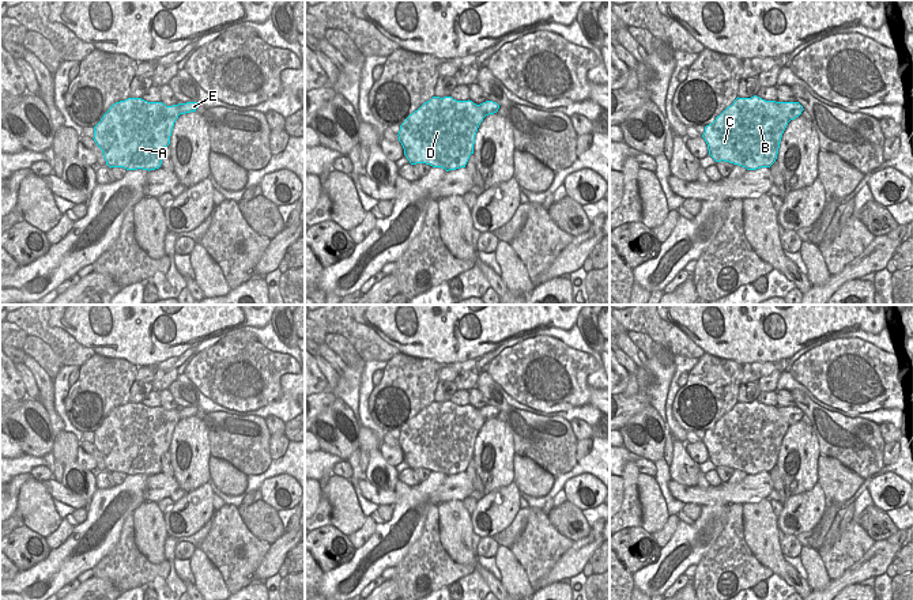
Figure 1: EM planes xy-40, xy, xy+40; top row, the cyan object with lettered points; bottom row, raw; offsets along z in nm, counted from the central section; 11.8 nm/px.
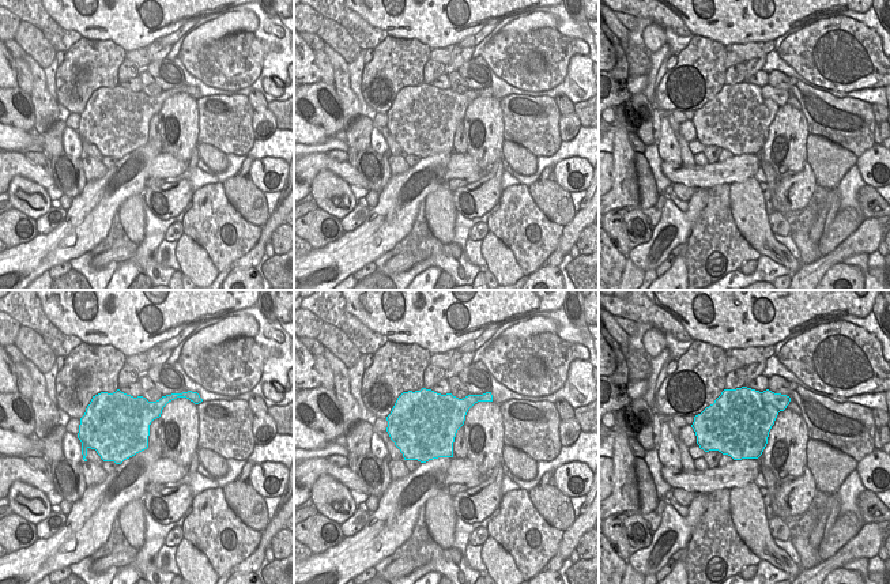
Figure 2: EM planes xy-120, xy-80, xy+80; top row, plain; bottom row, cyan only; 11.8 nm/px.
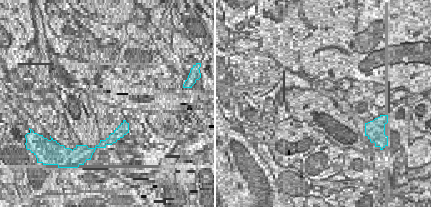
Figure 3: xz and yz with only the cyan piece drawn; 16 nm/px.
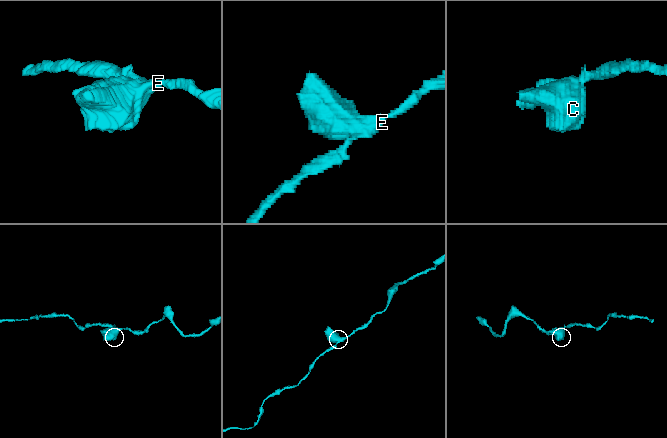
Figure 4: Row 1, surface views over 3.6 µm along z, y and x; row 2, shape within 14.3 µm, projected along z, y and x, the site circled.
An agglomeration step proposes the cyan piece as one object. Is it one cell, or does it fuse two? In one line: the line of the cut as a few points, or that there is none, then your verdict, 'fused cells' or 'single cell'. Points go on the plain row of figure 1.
no cut; single cell

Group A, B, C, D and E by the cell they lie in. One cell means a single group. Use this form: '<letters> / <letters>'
A B C D E

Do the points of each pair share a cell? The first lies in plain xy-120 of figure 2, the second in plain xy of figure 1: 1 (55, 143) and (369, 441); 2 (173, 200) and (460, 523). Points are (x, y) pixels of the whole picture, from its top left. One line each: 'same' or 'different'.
1: same
2: different

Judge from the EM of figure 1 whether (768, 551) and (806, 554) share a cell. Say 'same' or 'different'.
different

